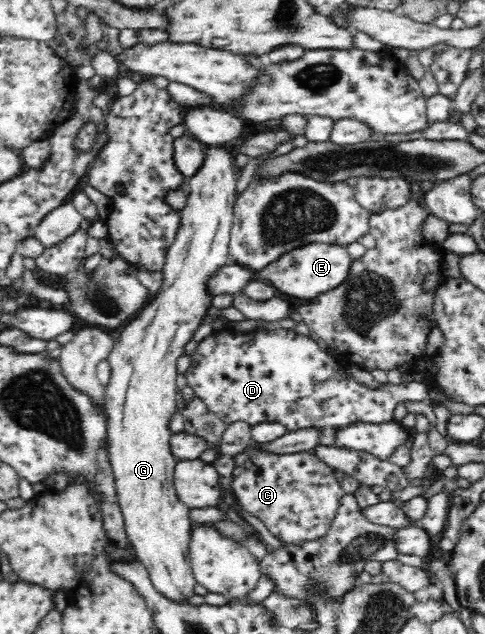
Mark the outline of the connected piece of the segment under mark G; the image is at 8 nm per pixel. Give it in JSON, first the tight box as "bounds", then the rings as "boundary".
{"bounds":[105,141,240,602],"boundary":[[[240,141],[235,143],[229,142],[229,144],[219,144],[219,146],[207,145],[205,146],[205,154],[202,159],[201,166],[197,168],[197,172],[194,172],[193,176],[187,178],[186,188],[188,189],[187,198],[185,200],[185,206],[180,210],[181,215],[181,228],[180,232],[177,233],[176,239],[173,241],[173,244],[168,248],[168,253],[166,254],[166,261],[164,269],[162,270],[163,279],[162,287],[153,295],[146,303],[146,305],[140,310],[140,312],[135,316],[127,326],[125,326],[119,333],[117,333],[112,352],[109,353],[108,361],[111,365],[111,378],[109,384],[105,387],[105,398],[107,398],[107,410],[105,412],[106,420],[106,432],[107,438],[109,440],[109,450],[108,450],[108,460],[111,464],[111,470],[114,477],[114,486],[116,489],[116,501],[123,513],[123,520],[125,523],[125,530],[127,538],[131,544],[131,547],[135,550],[136,558],[141,561],[143,567],[150,574],[150,579],[154,589],[160,594],[180,602],[187,602],[187,600],[192,597],[194,593],[194,587],[197,582],[193,578],[193,571],[190,566],[190,553],[189,545],[190,538],[192,535],[192,524],[193,521],[189,518],[190,508],[179,501],[177,497],[175,488],[174,488],[174,479],[173,479],[173,468],[177,460],[173,457],[173,454],[170,450],[170,439],[173,434],[168,427],[170,423],[171,416],[173,416],[177,411],[176,398],[179,396],[177,394],[178,389],[175,385],[175,378],[178,375],[177,372],[177,359],[184,354],[184,347],[192,340],[193,334],[198,330],[198,327],[202,326],[203,318],[206,316],[208,309],[211,307],[210,300],[211,295],[207,295],[207,289],[205,289],[205,282],[207,278],[221,266],[229,265],[229,253],[228,253],[228,244],[230,240],[230,231],[232,225],[232,213],[235,206],[236,200],[238,199],[237,191],[237,180],[239,177],[239,168],[234,162],[234,158],[237,154],[237,148]]]}

